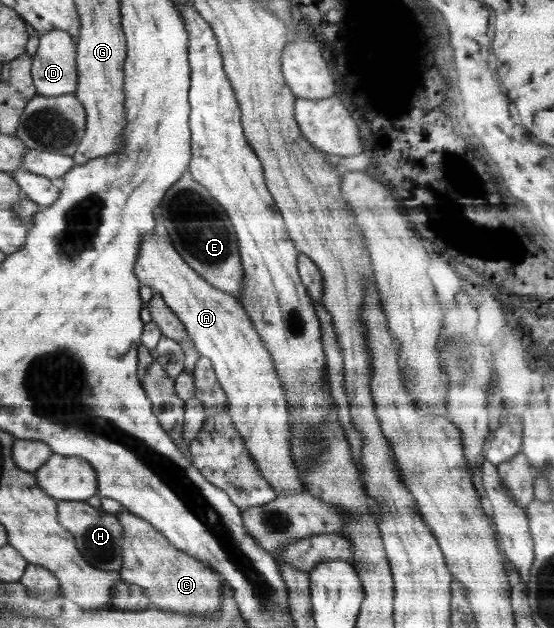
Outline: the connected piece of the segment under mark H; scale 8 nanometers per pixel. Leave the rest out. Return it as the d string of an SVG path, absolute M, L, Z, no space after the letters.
M60 500L57 513L59 524L75 538L79 552L89 564L103 571L119 572L123 565L123 526L117 513L105 512L101 506L95 508L83 500Z

